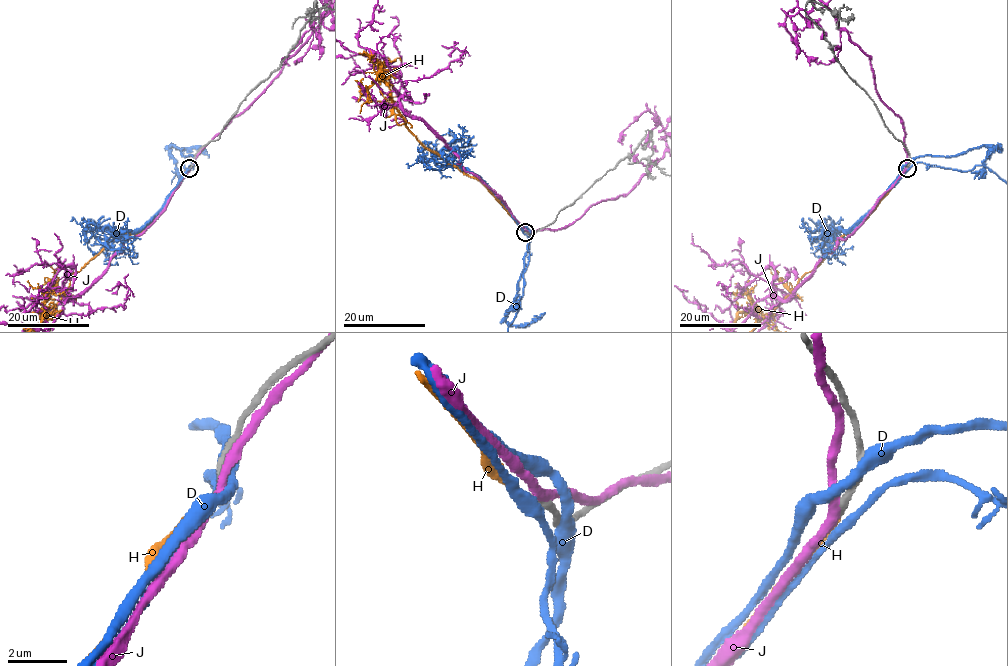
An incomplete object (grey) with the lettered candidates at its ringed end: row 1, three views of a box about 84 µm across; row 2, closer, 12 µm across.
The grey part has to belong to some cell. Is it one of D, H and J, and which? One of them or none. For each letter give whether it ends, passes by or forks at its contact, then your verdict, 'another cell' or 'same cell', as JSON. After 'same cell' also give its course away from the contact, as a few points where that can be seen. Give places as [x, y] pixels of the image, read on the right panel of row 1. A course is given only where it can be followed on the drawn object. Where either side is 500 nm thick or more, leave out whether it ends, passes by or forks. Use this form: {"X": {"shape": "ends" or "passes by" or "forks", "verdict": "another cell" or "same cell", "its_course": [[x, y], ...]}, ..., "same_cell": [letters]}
{"D": {"shape": "passes by", "verdict": "another cell"}, "H": {"shape": "ends", "verdict": "same cell"}, "J": {"shape": "passes by", "verdict": "another cell"}, "same_cell": ["H"]}

